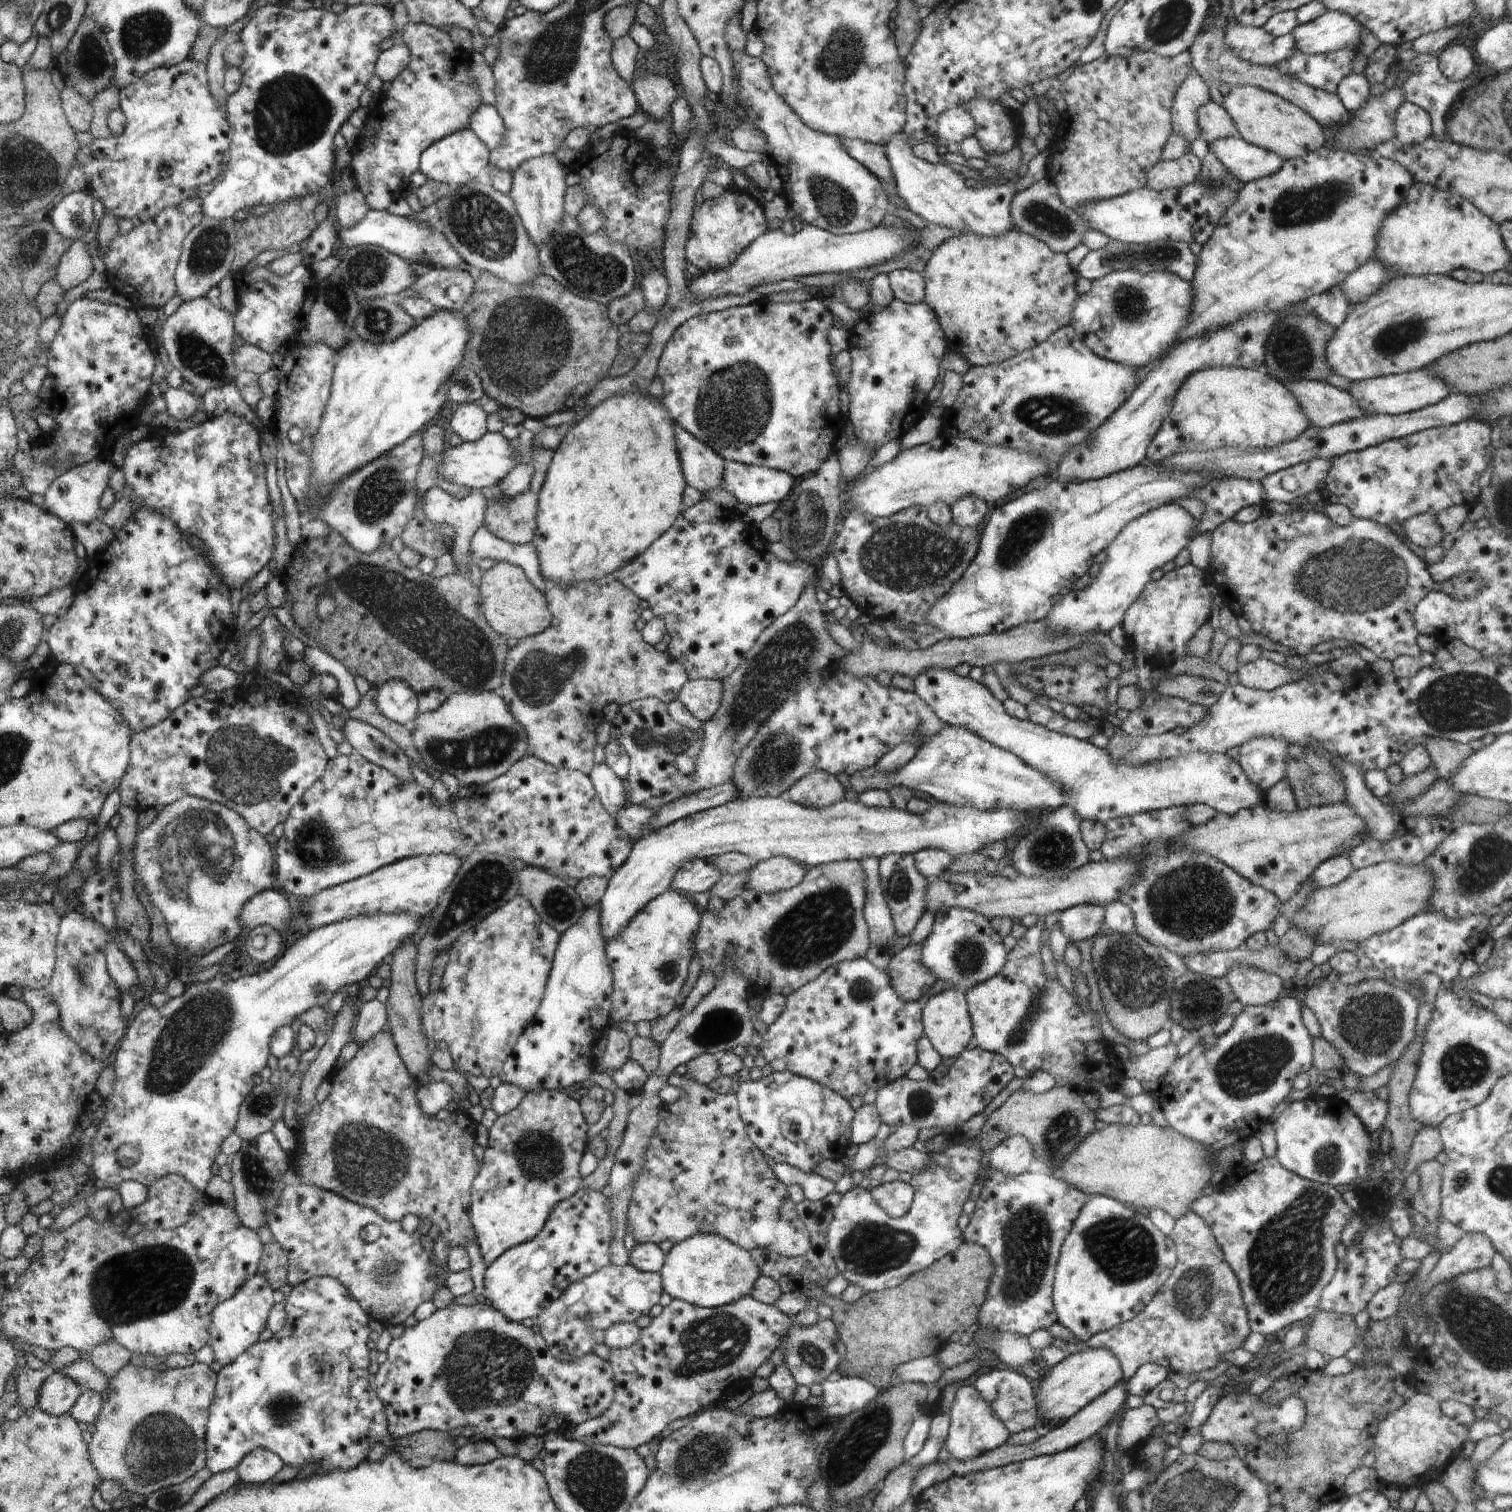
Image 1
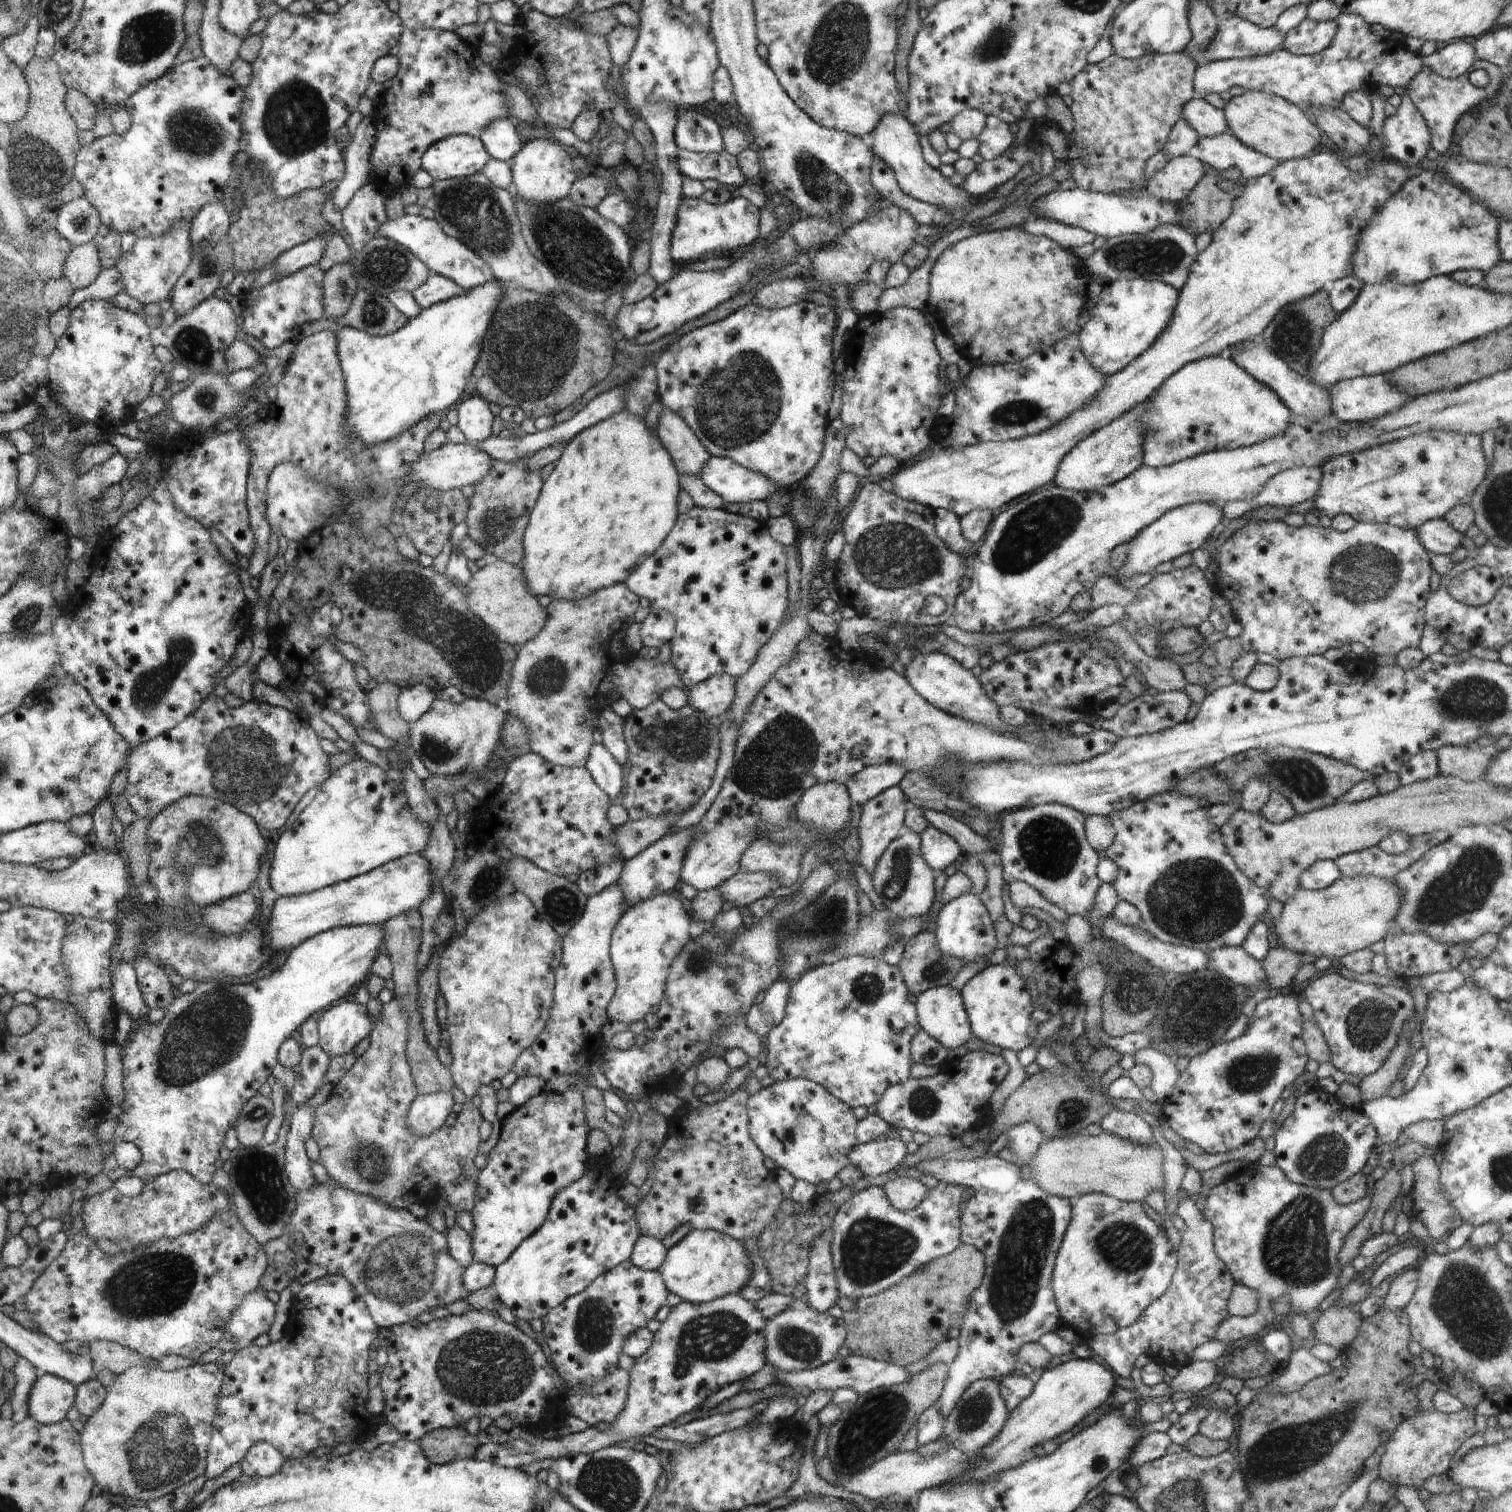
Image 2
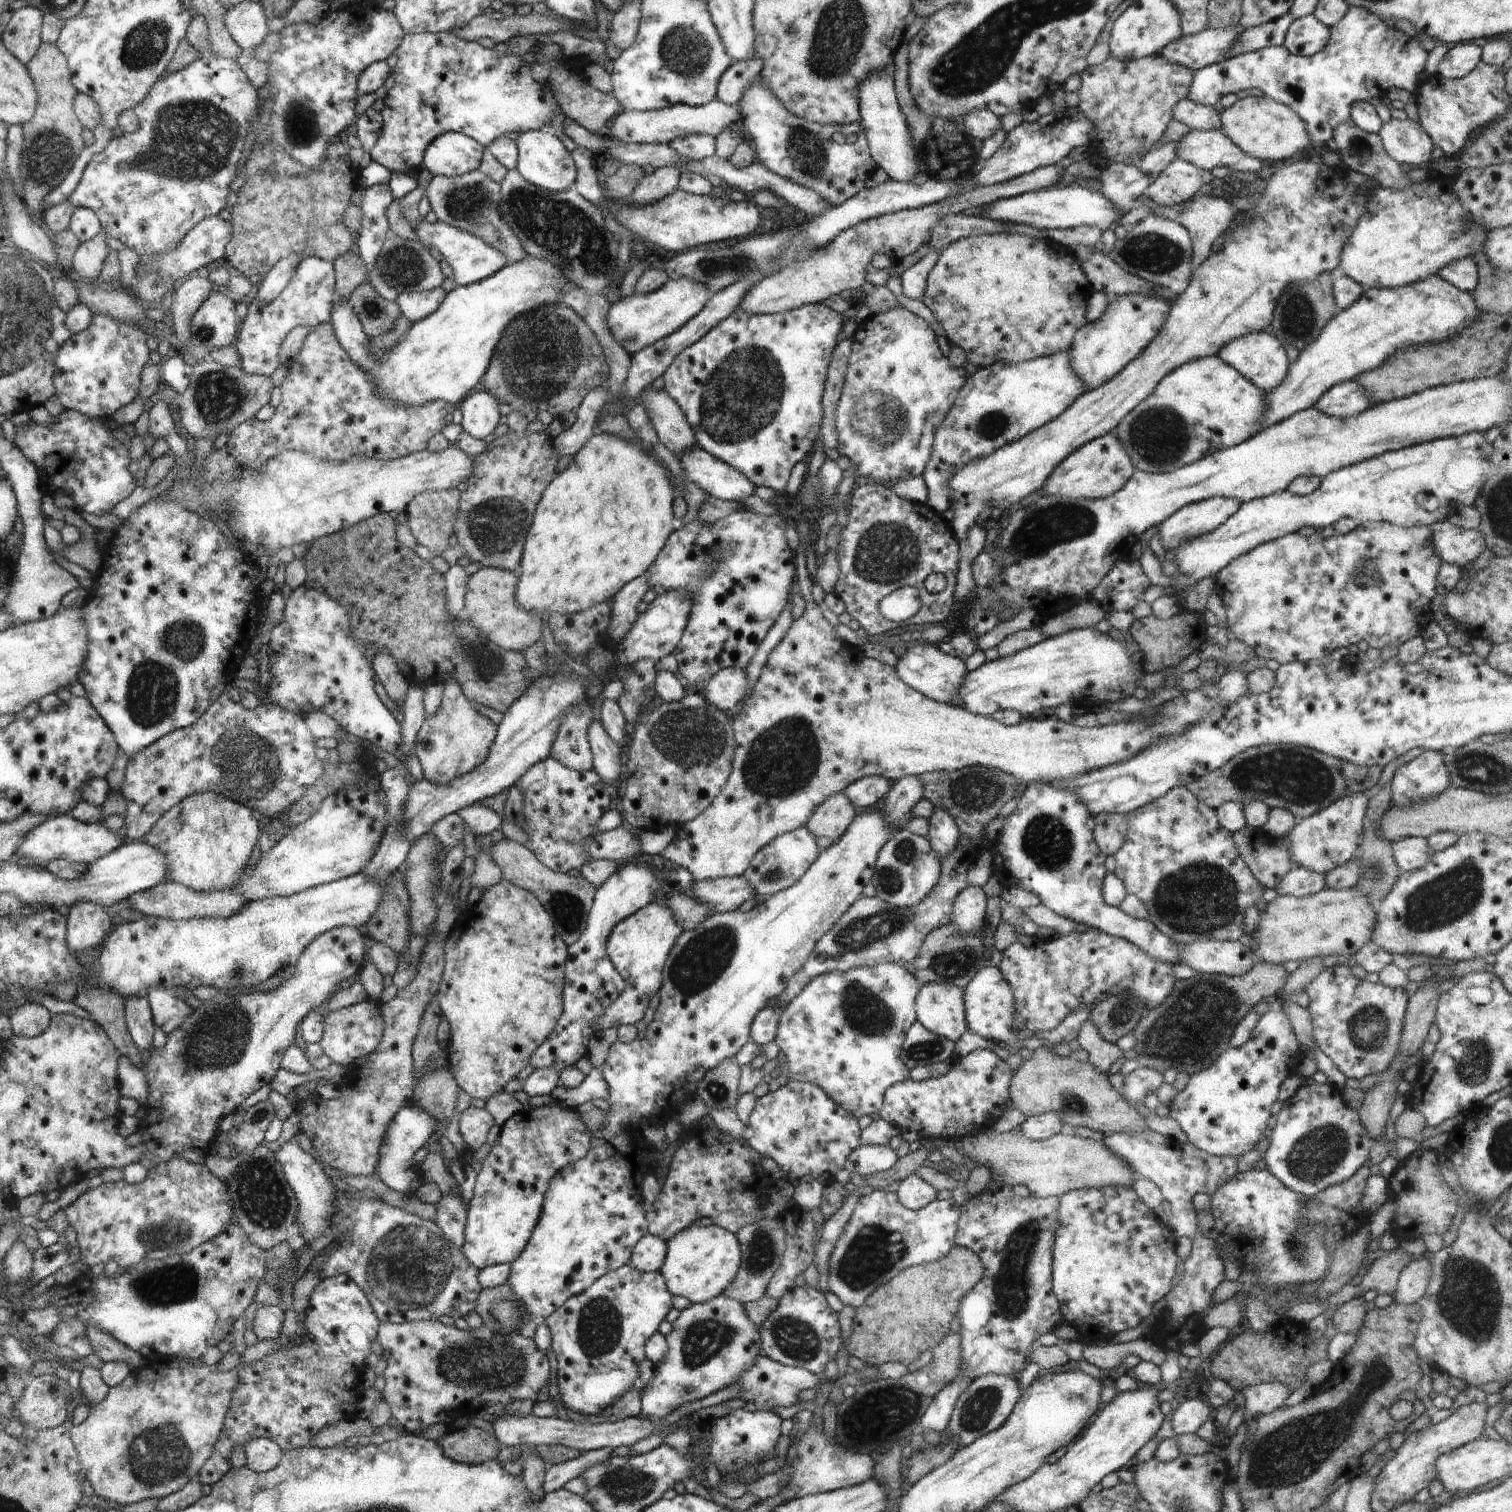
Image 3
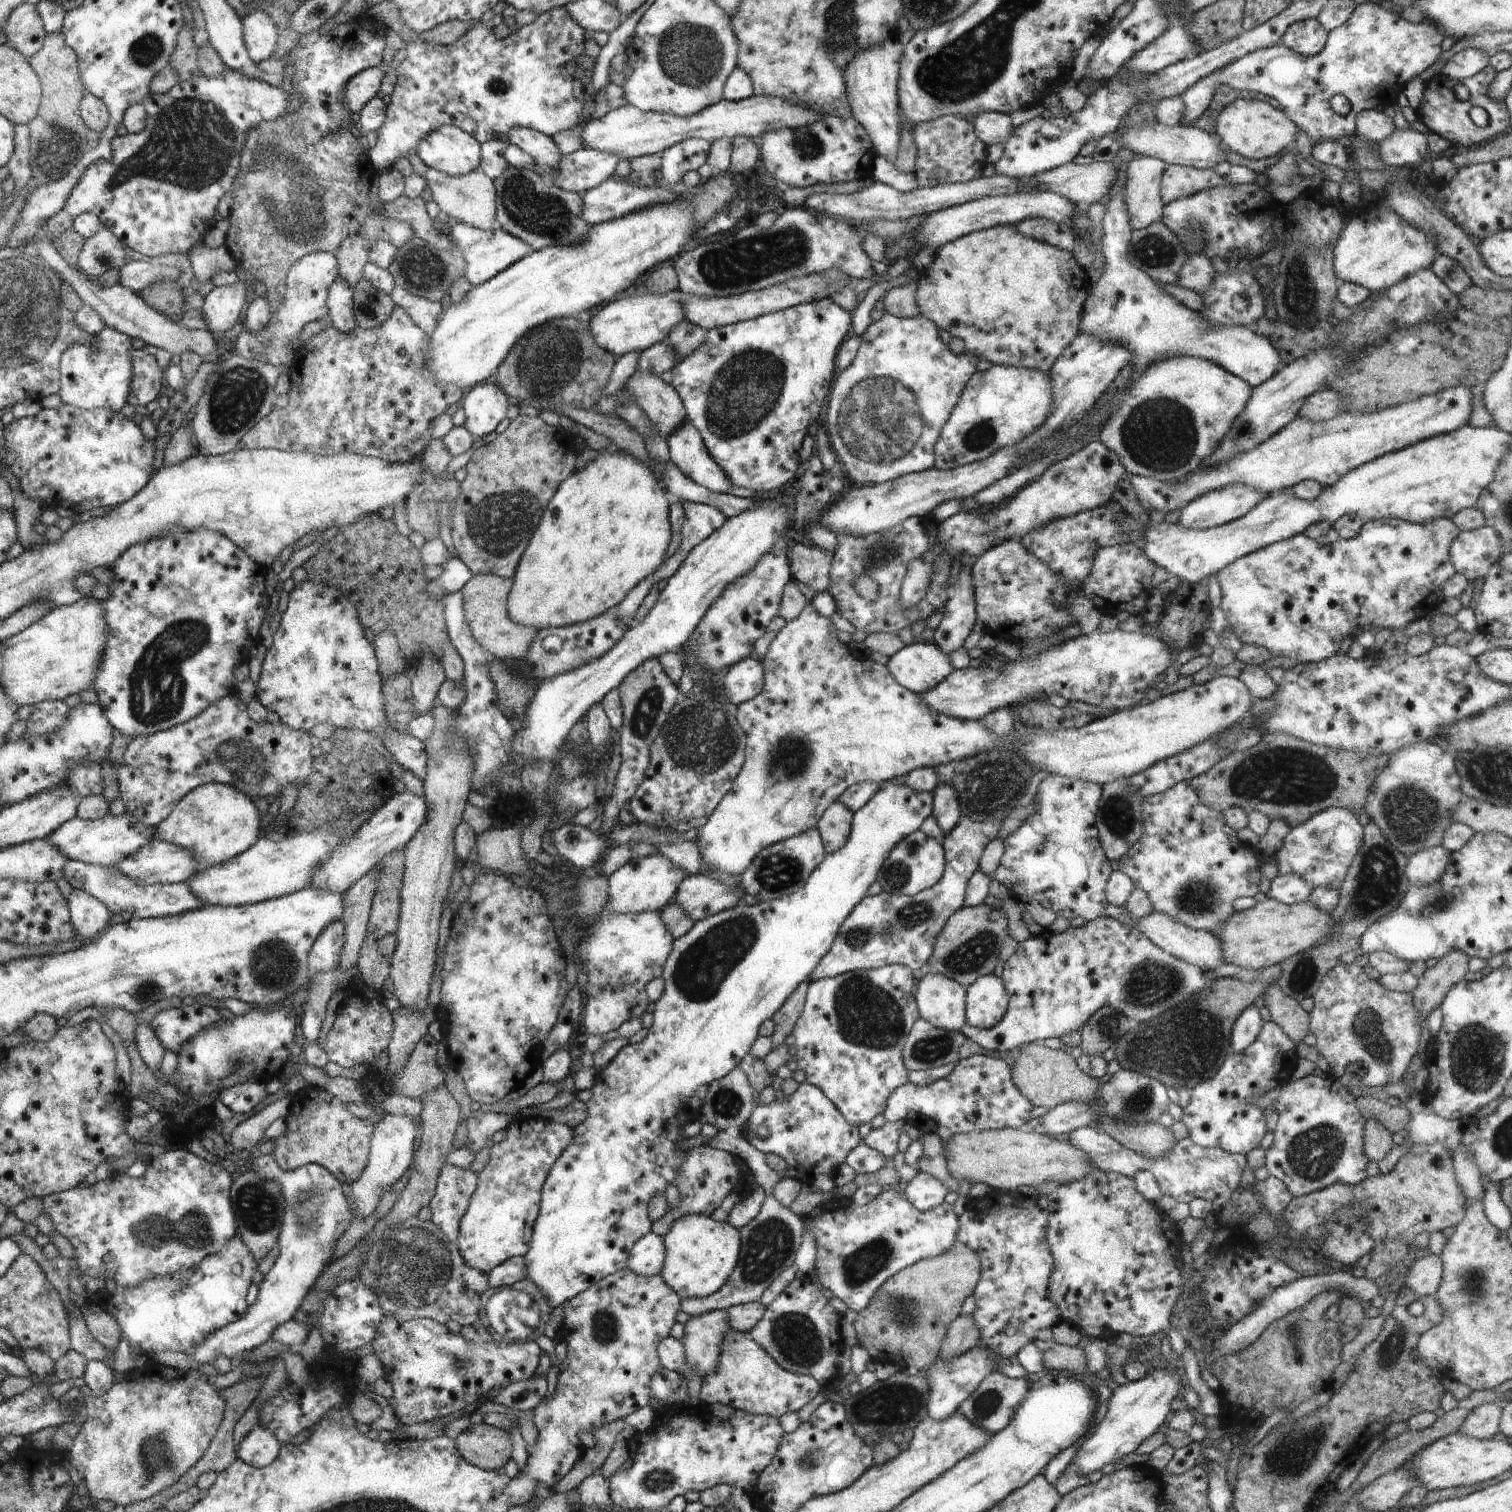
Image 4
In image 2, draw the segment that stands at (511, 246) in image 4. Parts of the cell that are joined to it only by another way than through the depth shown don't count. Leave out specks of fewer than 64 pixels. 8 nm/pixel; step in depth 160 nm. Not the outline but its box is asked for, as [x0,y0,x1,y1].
[376,214,493,291]

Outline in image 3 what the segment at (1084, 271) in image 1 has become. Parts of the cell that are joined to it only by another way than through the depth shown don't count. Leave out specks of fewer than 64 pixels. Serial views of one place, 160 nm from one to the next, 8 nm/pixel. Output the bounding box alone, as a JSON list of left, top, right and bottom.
[1108,213,1193,297]

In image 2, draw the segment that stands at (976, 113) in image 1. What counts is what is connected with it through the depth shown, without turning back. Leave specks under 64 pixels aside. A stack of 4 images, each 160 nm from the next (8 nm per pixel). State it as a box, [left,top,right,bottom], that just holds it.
[977,115,1015,161]

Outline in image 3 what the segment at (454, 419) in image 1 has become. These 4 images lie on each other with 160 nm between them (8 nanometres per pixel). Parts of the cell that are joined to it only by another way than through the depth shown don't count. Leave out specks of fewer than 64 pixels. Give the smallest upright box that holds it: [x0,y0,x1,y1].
[458,389,500,439]

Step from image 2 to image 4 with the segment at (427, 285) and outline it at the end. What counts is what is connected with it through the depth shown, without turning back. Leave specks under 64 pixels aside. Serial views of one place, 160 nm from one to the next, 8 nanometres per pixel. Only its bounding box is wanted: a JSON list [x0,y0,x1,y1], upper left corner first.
[389,285,442,335]

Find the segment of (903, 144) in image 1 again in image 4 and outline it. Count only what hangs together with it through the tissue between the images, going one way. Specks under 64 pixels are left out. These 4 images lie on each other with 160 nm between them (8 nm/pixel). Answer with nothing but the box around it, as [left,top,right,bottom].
[844,37,903,162]

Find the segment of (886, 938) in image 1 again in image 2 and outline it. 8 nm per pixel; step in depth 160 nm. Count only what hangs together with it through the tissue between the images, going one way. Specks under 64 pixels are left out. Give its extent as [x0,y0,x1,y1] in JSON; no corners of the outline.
[858,786,907,876]

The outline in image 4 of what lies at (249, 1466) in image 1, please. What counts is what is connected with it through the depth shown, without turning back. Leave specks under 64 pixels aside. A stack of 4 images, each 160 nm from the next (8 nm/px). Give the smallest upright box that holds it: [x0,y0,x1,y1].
[237,1425,280,1469]

